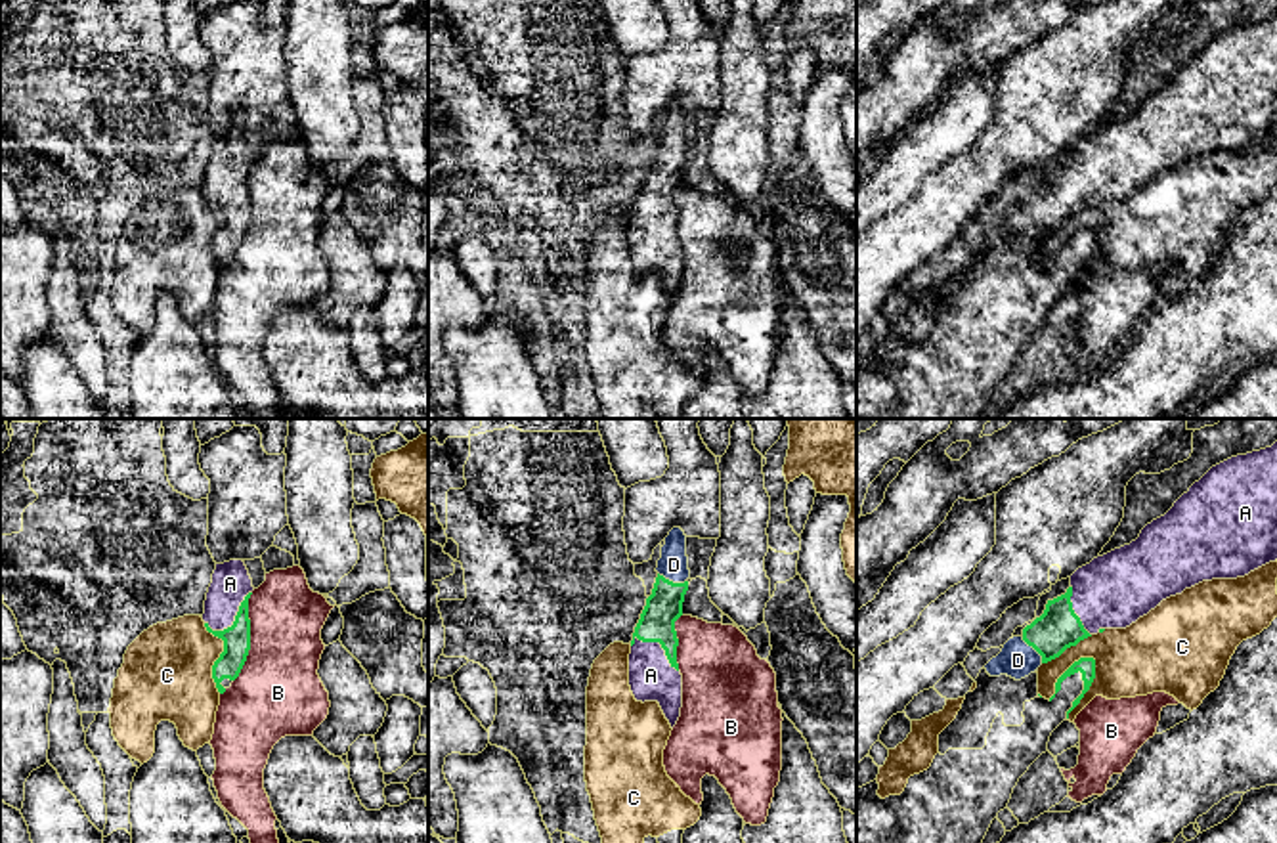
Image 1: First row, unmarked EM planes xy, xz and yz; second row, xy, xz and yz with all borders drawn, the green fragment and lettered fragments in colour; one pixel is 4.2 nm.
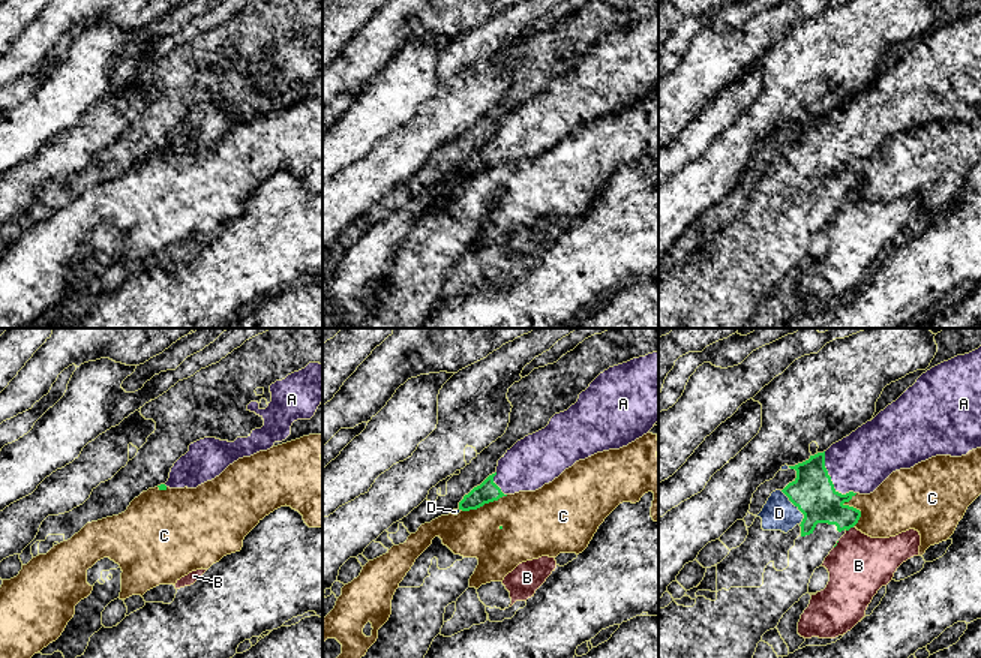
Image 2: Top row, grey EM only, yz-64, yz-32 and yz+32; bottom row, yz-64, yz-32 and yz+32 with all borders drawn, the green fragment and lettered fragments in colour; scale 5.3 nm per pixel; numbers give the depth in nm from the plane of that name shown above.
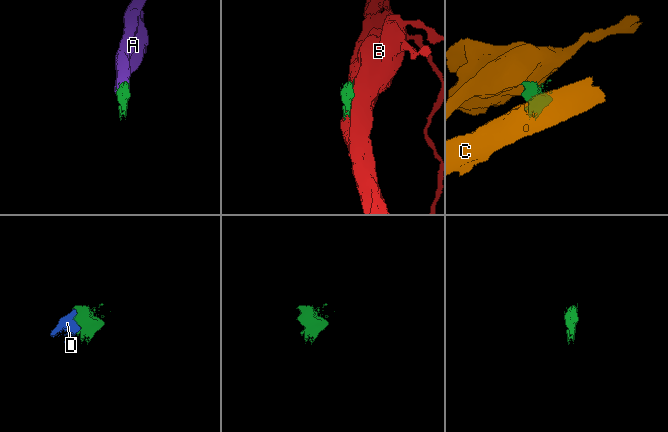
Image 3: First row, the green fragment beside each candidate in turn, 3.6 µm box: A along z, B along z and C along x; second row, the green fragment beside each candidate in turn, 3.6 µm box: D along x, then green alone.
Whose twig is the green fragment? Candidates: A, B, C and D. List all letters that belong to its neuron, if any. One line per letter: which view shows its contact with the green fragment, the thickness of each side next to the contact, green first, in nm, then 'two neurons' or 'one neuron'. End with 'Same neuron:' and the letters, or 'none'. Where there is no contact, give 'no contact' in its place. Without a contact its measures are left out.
A: contact in xy; calibres 110 and 160 nm; one neuron
B: contact in xy; calibres 110 and 360 nm; two neurons
C: contact in yz; calibres 80 and 300 nm; two neurons
D: contact in xz; calibres 160 and 130 nm; one neuron
Same neuron: A, D

